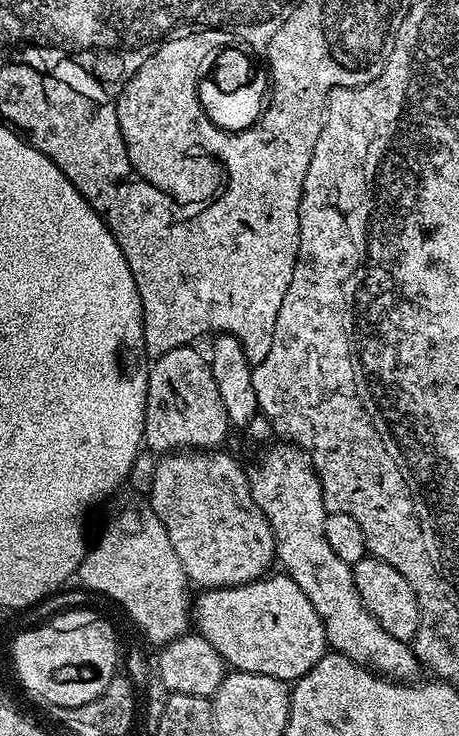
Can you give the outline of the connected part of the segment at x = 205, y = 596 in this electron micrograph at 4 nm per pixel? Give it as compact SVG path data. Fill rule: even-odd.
M269 574L259 580L252 580L248 584L236 584L232 588L210 588L201 591L200 597L194 600L194 624L198 627L199 635L206 638L206 642L210 642L210 646L214 646L214 650L218 650L218 654L227 662L235 671L253 672L254 674L266 674L270 678L278 678L279 680L287 680L295 682L301 680L310 669L315 666L324 653L329 651L328 639L326 638L326 630L322 626L322 618L318 618L318 610L314 610L314 606L310 606L310 598L306 598L306 594L302 594L302 590L298 590L298 582L294 582L287 574Z

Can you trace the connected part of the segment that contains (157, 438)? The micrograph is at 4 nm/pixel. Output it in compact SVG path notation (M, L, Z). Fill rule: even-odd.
M185 346L183 348L175 348L166 354L155 357L151 361L148 369L148 389L146 390L146 410L144 411L144 444L152 447L156 454L171 454L177 450L216 450L221 447L220 444L228 436L230 425L228 423L228 415L226 414L226 406L222 406L222 394L218 394L218 382L214 382L214 374L212 373L212 365L209 357L199 352L199 347Z

